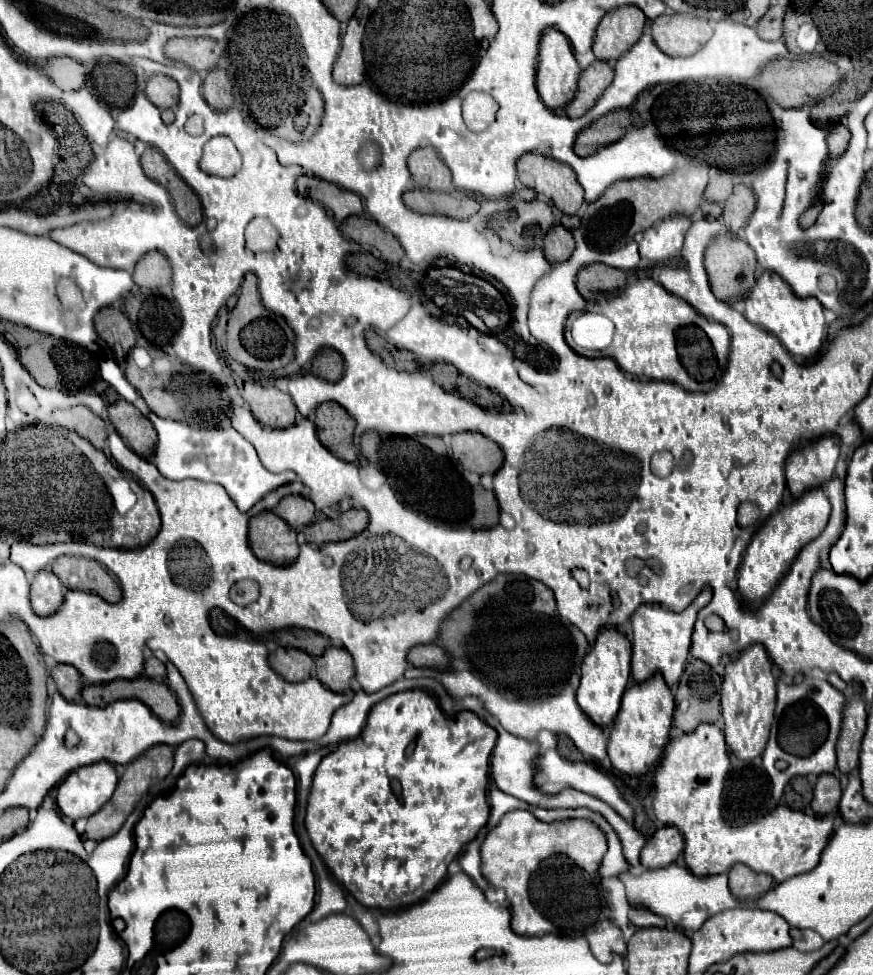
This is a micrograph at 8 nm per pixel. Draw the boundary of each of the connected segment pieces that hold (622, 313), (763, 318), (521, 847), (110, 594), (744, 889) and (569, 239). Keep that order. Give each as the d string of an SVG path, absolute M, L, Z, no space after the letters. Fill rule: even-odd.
M649 276L629 282L619 296L615 296L615 298L611 298L607 302L591 304L591 310L607 316L615 324L613 342L609 344L609 348L599 350L597 356L599 358L601 356L613 358L623 370L627 370L635 378L671 380L671 382L677 382L679 386L683 386L685 390L691 390L691 392L705 392L705 390L711 390L715 386L717 378L713 378L711 382L697 382L687 374L687 370L679 362L679 356L677 356L677 350L675 350L673 332L677 328L681 328L681 326L687 326L687 324L695 324L695 326L703 328L703 332L707 334L707 338L713 344L713 350L715 350L717 364L719 364L721 372L723 372L723 368L727 364L729 334L727 334L725 326L721 326L719 322L707 320L693 306L689 306L683 298L667 292L659 282L655 282Z
M765 270L745 298L745 318L773 332L793 356L809 356L817 352L825 340L823 306L817 298L799 298L789 284L775 272Z
M513 810L487 834L481 844L483 876L507 892L511 904L511 926L517 934L557 934L585 936L605 914L599 866L607 852L605 832L583 818L543 822L529 810ZM535 876L535 902L531 900L531 880Z
M61 556L55 562L55 572L61 578L67 578L67 574L79 574L83 578L85 590L99 594L107 602L119 602L121 600L119 584L113 580L113 576L97 560L77 558L77 556Z
M735 864L729 870L729 888L737 898L757 898L773 888L773 876L757 874L745 864Z
M555 224L543 238L543 252L545 252L545 258L555 264L555 262L563 262L571 256L575 248L575 242L573 242L573 234L569 228L565 228L563 224Z

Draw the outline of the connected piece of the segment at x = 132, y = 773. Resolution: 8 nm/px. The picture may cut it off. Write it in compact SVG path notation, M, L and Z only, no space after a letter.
M157 744L157 746L149 748L145 754L141 754L139 758L135 758L133 762L129 762L125 772L123 772L123 776L121 776L121 780L119 780L119 784L117 784L117 790L115 790L113 798L97 814L89 816L89 824L87 824L87 832L85 834L91 840L97 840L97 842L113 836L125 824L127 816L133 812L133 808L139 802L139 798L151 786L159 784L171 772L171 768L173 768L173 748L167 746L167 744Z

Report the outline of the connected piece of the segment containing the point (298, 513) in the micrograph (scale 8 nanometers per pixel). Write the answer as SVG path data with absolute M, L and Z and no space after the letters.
M289 494L289 496L285 496L279 504L277 504L277 508L275 508L275 512L281 516L281 518L285 518L285 522L289 522L289 526L291 528L303 528L303 526L307 526L309 522L311 522L311 518L313 518L313 512L315 512L315 506L313 506L313 502L311 500L305 500L303 496L293 496L293 494Z

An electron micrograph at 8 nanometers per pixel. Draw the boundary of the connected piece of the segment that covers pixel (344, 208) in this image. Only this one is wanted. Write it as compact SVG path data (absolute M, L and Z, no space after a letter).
M301 174L297 178L297 190L301 196L313 198L315 202L321 202L325 208L329 208L339 222L343 222L347 216L363 214L363 200L359 194L339 188L337 184L325 182L317 176Z

